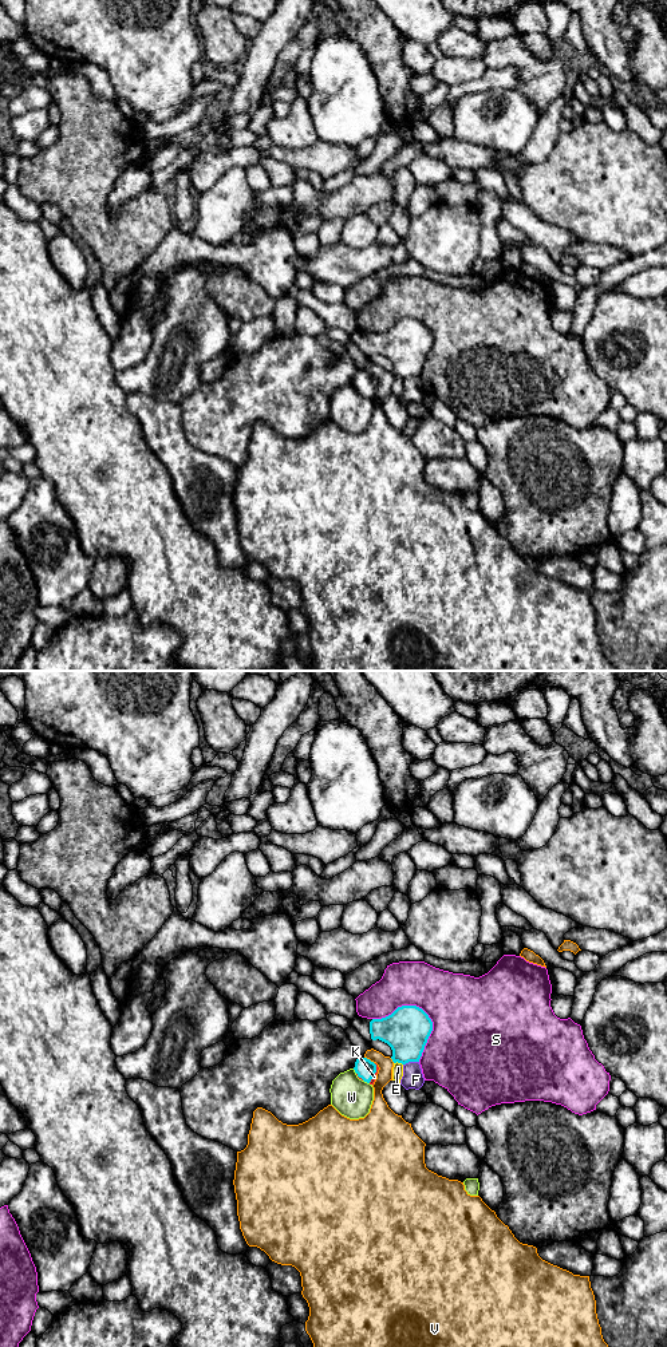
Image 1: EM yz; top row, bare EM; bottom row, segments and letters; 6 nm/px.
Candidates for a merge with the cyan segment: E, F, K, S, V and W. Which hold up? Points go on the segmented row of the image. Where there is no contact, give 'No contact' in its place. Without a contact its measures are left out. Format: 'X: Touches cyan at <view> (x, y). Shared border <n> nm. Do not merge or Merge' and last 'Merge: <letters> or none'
E: Touches cyan at yz (398, 1062). Shared border 60 nm. Do not merge
F: Touches cyan at yz (410, 1061). Shared border 100 nm. Do not merge
K: Touches cyan at yz (374, 1073). Shared border 130 nm. Merge
S: Touches cyan at yz (423, 1011). Shared border 380 nm. Do not merge
V: Touches cyan at yz (368, 1059). Shared border 80 nm. Do not merge
W: Touches cyan at yz (366, 1081). Shared border 50 nm. Do not merge
Merge: K

